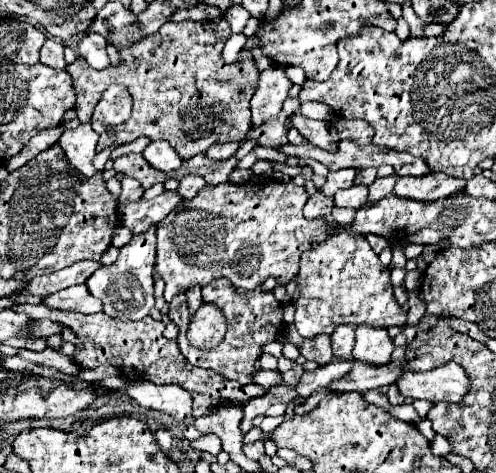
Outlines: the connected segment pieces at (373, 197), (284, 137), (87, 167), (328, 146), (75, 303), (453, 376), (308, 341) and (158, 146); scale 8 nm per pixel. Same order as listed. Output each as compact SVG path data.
M398 174L384 176L384 178L376 178L376 180L374 180L374 182L368 186L368 190L370 190L370 198L368 198L368 202L372 204L372 202L378 202L380 198L388 196L388 194L394 190L396 180L398 180L398 178L400 178Z
M290 100L290 106L282 110L282 114L278 114L276 118L272 120L266 120L264 124L260 126L250 126L248 134L246 134L246 140L256 140L258 146L264 146L264 148L282 148L288 144L288 128L286 128L286 118L298 110L298 100Z
M90 122L80 124L74 130L64 130L64 134L58 142L64 148L70 164L78 172L82 172L84 176L92 176L96 172L96 168L92 166L92 160L96 156L98 134L92 130Z
M294 112L288 120L310 144L314 144L318 148L324 148L324 150L336 150L340 138L338 138L336 128L330 122L310 120L310 118L302 116L300 112Z
M76 284L66 290L58 290L50 296L44 296L42 304L50 306L50 308L74 310L74 312L82 312L82 314L102 312L102 302L88 292L86 284Z
M446 362L428 372L404 372L396 382L402 396L428 402L460 402L470 392L470 376L456 362Z
M318 334L316 338L300 338L298 340L292 340L300 354L308 360L314 360L318 364L324 364L324 362L330 362L332 360L332 348L330 348L330 336L324 336L324 334Z
M158 140L158 142L150 142L142 156L146 158L146 162L162 172L172 172L182 164L182 158L172 150L172 146L168 146L168 142Z

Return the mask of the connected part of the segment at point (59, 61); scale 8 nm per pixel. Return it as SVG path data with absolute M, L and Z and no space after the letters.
M48 38L44 42L44 46L40 48L40 62L48 64L48 66L54 66L54 68L66 68L64 44L54 40L54 38Z

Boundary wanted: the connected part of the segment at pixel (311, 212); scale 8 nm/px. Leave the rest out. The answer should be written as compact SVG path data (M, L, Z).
M320 190L308 198L306 206L304 206L304 216L306 218L326 218L328 222L334 222L332 218L332 206L334 206L334 198L322 194Z

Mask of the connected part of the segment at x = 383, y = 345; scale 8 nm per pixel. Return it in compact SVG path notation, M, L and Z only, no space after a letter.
M360 324L356 328L356 346L352 350L354 360L368 364L388 364L394 344L386 328L372 328Z

